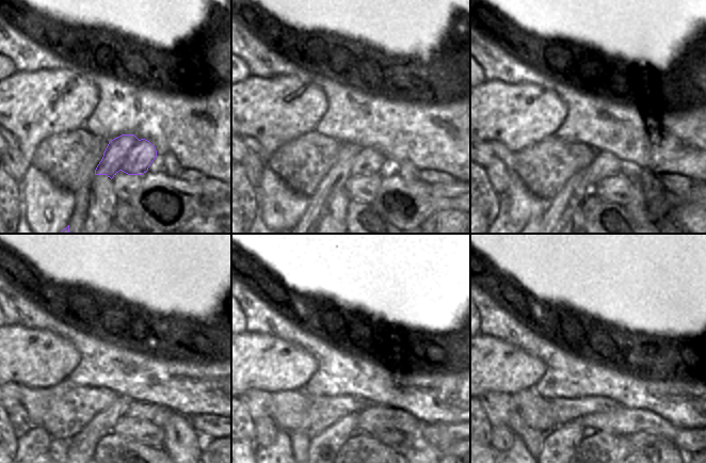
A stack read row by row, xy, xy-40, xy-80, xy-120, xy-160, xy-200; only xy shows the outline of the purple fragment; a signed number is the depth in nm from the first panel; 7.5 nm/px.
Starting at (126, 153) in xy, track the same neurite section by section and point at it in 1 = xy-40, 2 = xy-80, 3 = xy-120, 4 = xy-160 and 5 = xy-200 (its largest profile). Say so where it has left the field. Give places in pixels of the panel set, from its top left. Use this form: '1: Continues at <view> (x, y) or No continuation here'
1: Continues at xy-40 (353, 161)
2: Continues at xy-80 (560, 209)
3: Continues at xy-120 (81, 449)
4: Continues at xy-160 (322, 448)
5: Continues at xy-200 (560, 445).

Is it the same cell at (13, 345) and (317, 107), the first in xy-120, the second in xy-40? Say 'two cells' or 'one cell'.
one cell

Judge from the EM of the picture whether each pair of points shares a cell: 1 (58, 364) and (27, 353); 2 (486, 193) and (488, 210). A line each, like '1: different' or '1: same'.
1: same
2: same

